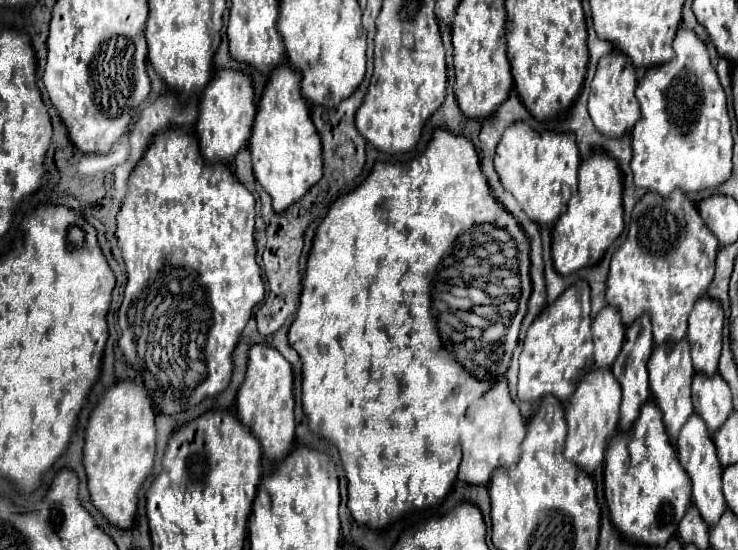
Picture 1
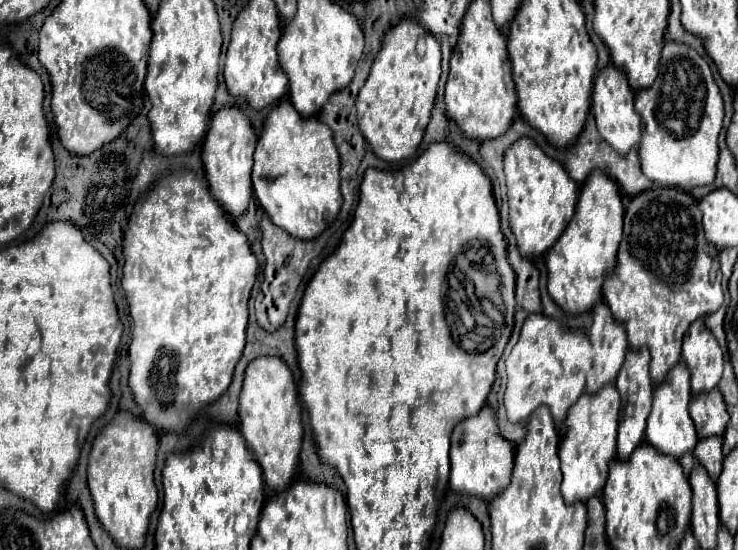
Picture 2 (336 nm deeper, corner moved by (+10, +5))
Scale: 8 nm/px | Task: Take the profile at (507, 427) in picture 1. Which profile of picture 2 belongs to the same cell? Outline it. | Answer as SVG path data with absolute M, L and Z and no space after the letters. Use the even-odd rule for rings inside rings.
M484 405L478 415L468 417L454 427L450 437L449 455L449 487L452 491L492 501L496 493L506 489L514 467L514 447L500 435L496 411L490 405Z

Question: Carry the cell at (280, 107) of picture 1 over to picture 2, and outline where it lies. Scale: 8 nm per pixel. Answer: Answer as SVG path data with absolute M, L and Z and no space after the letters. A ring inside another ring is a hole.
M282 101L264 121L254 153L252 185L258 203L276 227L296 239L320 235L342 205L340 159L328 125L316 117L302 119L290 101Z

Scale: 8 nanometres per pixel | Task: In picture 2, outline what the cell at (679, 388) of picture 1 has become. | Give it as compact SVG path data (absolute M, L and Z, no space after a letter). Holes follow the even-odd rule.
M680 361L676 367L668 371L664 381L656 385L652 395L652 411L646 425L648 443L660 449L664 455L682 457L684 453L694 451L698 443L692 419L688 415L688 403L690 403L690 373L688 373L688 367Z

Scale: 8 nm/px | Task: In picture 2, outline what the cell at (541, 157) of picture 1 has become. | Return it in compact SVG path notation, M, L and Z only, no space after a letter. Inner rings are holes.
M522 137L504 153L504 175L508 187L510 225L524 257L546 253L572 219L578 185L556 159L550 159L530 137Z

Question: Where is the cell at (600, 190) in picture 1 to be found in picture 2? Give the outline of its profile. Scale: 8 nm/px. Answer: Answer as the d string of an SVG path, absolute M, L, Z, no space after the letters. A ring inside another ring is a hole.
M594 169L584 181L576 205L576 213L556 245L546 253L548 293L552 301L566 313L586 313L602 295L602 277L616 263L618 245L622 241L624 205L620 187L606 173Z

